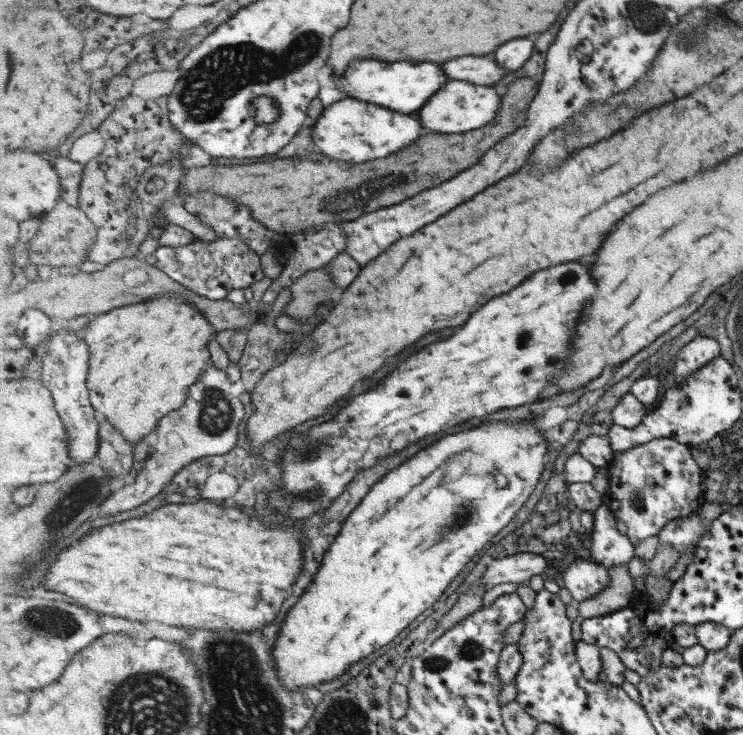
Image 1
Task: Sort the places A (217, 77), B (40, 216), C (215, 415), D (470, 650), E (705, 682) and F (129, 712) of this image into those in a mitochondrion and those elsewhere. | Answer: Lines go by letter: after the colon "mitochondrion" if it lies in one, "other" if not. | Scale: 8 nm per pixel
A: mitochondrion
B: other
C: mitochondrion
D: mitochondrion
E: other
F: mitochondrion

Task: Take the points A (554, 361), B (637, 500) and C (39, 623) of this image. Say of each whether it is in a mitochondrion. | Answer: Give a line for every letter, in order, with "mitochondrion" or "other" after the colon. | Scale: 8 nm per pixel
A: other
B: mitochondrion
C: mitochondrion

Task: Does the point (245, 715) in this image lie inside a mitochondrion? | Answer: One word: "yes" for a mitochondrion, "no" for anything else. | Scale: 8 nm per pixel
yes

